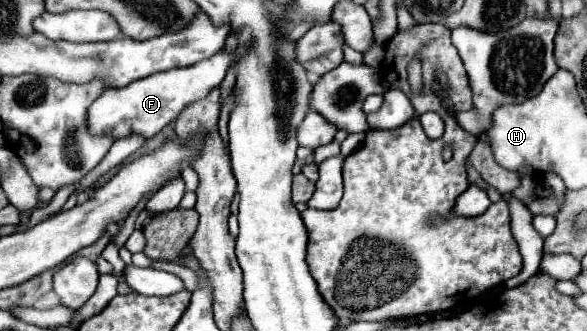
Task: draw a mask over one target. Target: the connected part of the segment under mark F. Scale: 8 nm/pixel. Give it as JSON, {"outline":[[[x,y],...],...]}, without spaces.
{"outline":[[[220,50],[220,54],[202,60],[200,64],[152,74],[124,88],[106,88],[88,108],[88,116],[86,116],[88,132],[92,136],[108,136],[112,140],[128,138],[132,134],[142,138],[152,138],[164,126],[174,122],[188,104],[202,100],[208,96],[210,90],[220,88],[228,68],[234,66],[236,62],[238,62],[238,52],[228,54],[226,50]]]}

